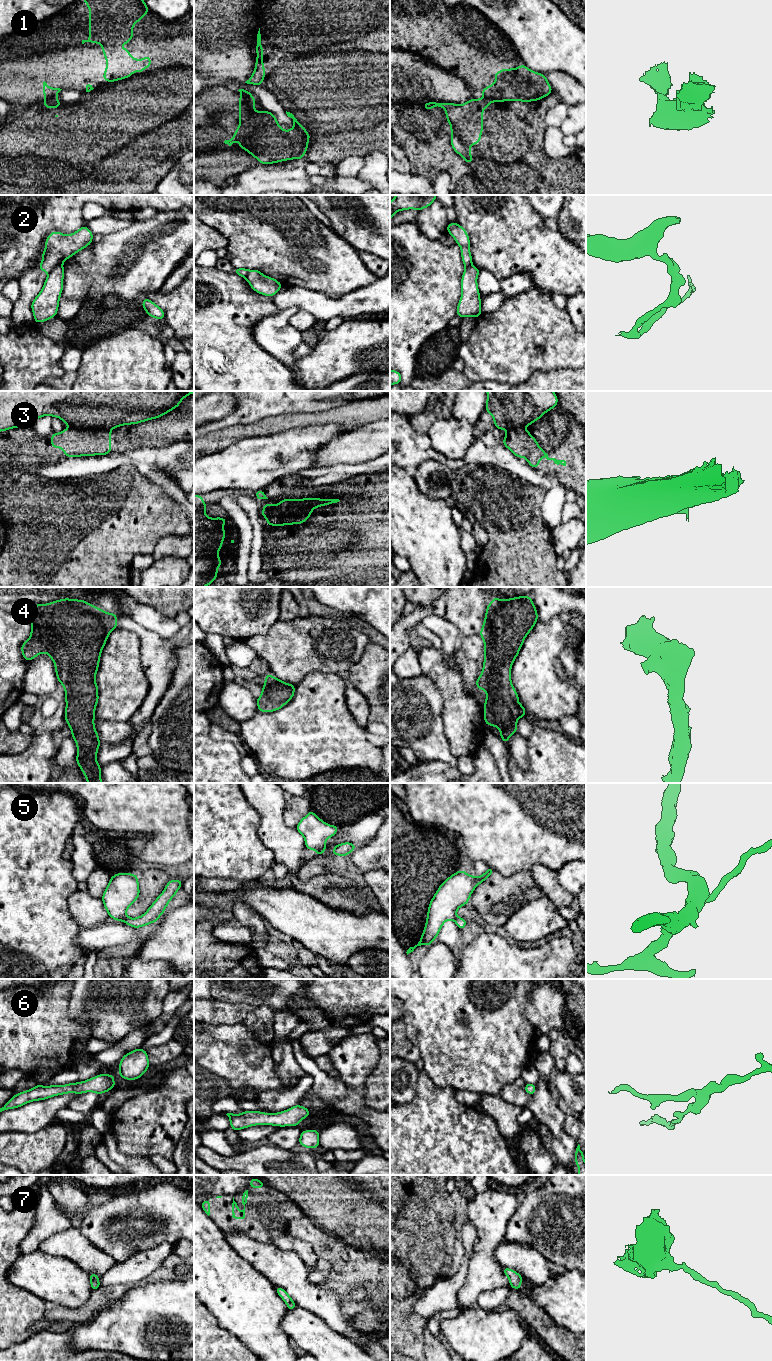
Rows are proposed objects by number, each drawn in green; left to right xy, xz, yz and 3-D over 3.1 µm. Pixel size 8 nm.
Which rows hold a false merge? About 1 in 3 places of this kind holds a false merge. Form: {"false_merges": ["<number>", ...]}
{"false_merges": ["1", "2", "3", "5"]}

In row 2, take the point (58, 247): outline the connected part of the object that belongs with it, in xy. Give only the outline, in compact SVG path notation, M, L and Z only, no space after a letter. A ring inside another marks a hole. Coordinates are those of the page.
M84 225L70 235L64 235L58 231L51 232L45 241L45 250L42 252L42 262L38 270L49 274L54 266L62 264L89 246L92 243L93 235Z

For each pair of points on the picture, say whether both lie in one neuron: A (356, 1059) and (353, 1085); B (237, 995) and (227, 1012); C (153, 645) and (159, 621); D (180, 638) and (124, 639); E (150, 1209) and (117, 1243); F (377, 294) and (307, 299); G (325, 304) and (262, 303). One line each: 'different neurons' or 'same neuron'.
A: same neuron
B: different neurons
C: different neurons
D: different neurons
E: same neuron
F: same neuron
G: different neurons

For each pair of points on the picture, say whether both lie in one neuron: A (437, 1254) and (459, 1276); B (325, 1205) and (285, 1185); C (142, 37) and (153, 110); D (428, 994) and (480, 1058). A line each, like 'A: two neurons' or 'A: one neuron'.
A: two neurons
B: one neuron
C: two neurons
D: one neuron

